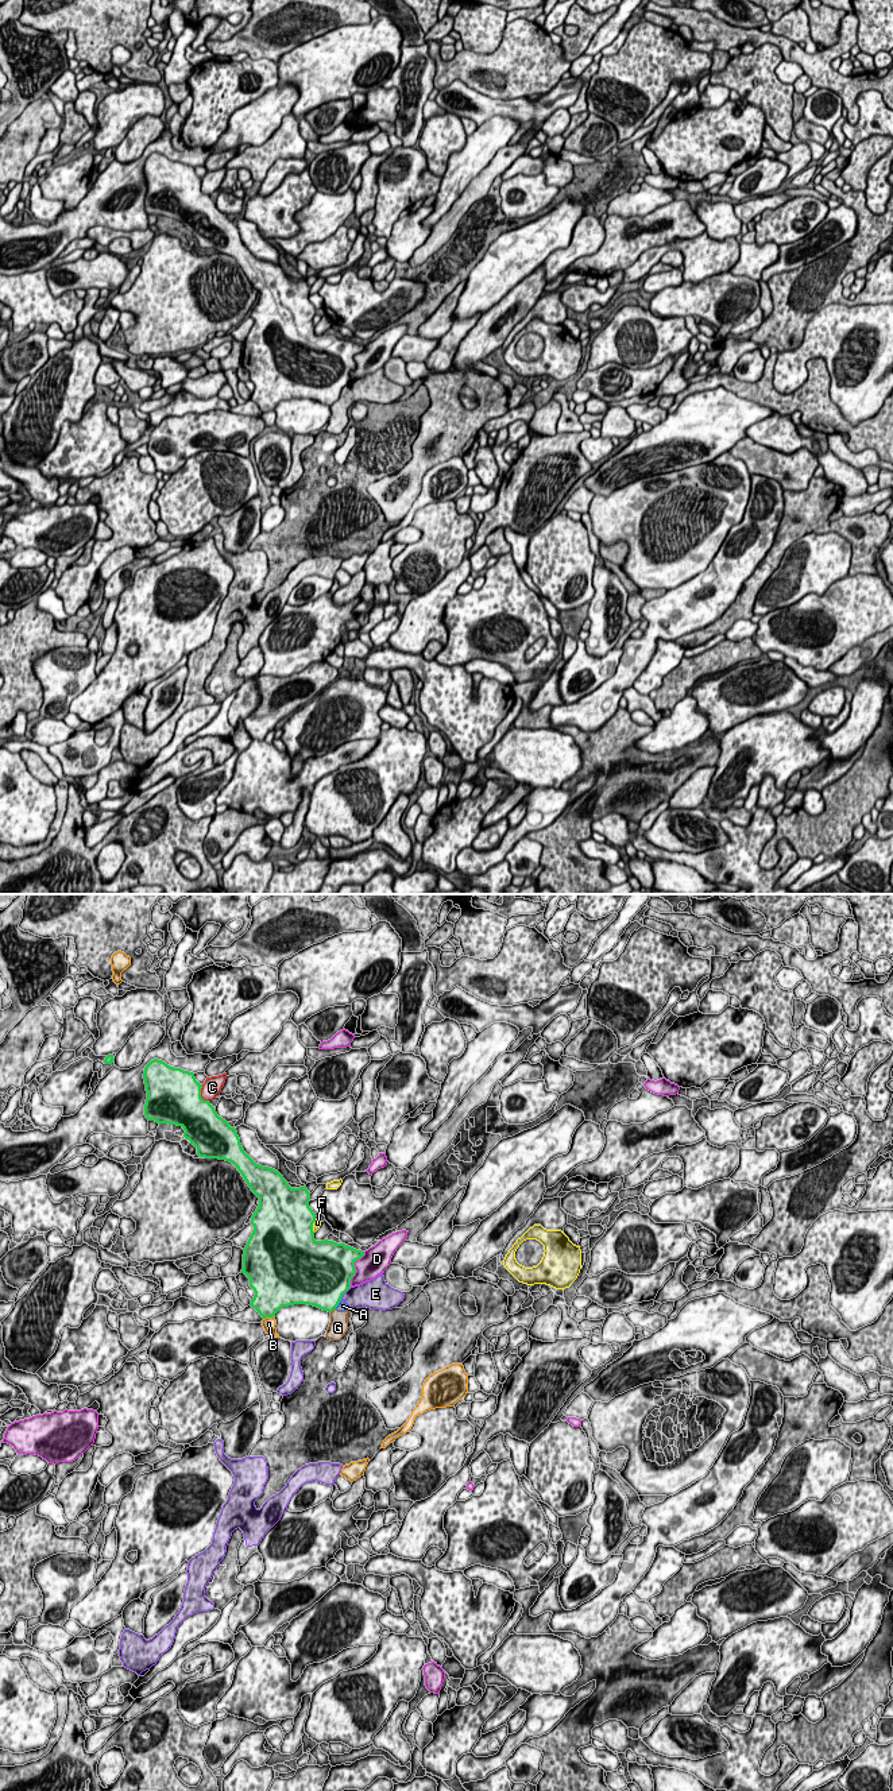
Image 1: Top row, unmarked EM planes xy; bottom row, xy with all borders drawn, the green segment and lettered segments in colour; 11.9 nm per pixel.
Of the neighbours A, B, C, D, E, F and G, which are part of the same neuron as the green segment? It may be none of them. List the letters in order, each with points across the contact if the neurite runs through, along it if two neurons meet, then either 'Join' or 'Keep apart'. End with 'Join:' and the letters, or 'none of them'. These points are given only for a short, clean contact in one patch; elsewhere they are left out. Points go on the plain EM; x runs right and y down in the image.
A: Boundary: xy (341, 393), (335, 401). Keep apart
B: Keep apart
C: Path across: xy (180, 194), (194, 193), (200, 189), (212, 181). Join
D: Keep apart
E: Keep apart
F: Keep apart
G: Boundary: xy (335, 401), (331, 406). Keep apart
Join: C

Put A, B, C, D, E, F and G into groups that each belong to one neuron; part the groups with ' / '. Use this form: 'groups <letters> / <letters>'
groups A E G / B / C / D / F

